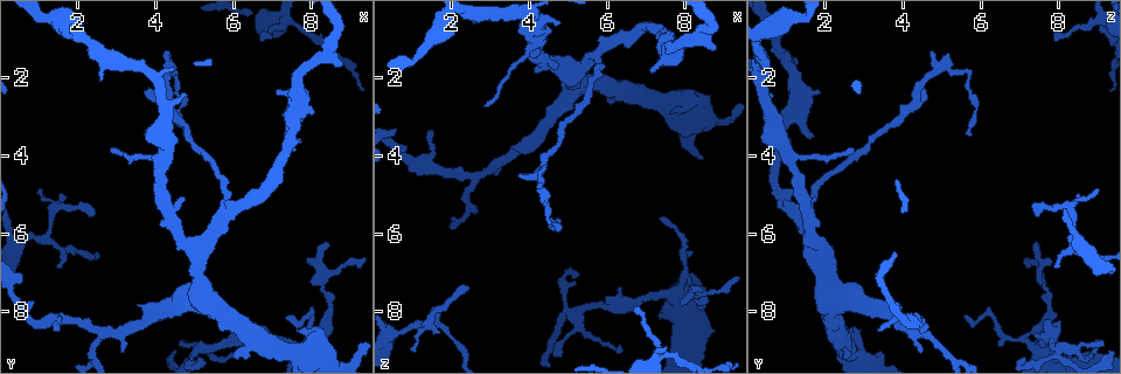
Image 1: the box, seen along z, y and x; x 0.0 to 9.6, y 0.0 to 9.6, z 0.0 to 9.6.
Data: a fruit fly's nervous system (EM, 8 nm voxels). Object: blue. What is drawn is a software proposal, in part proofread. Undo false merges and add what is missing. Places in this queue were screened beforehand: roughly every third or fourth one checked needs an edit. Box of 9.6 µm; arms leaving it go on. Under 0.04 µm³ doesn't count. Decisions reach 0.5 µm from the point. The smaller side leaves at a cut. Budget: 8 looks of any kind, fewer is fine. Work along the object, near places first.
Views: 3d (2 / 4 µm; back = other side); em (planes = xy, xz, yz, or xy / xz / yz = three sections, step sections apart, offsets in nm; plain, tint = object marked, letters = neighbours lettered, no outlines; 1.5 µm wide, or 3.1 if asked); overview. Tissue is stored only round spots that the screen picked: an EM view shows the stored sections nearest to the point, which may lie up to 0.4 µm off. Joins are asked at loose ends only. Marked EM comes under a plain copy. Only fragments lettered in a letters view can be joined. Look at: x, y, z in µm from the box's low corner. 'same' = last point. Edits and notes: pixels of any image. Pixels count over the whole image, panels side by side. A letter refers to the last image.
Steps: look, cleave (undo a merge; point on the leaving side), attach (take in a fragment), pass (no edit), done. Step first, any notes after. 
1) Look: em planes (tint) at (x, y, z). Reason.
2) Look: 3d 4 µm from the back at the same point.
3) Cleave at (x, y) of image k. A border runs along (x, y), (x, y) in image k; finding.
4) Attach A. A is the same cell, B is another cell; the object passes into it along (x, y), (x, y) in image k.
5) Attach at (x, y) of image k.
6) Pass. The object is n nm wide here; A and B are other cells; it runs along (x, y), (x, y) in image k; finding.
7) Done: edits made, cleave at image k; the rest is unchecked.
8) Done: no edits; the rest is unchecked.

Look: em planes (letters) at (6.10, 9.10, 2.60). Stops while still wide.

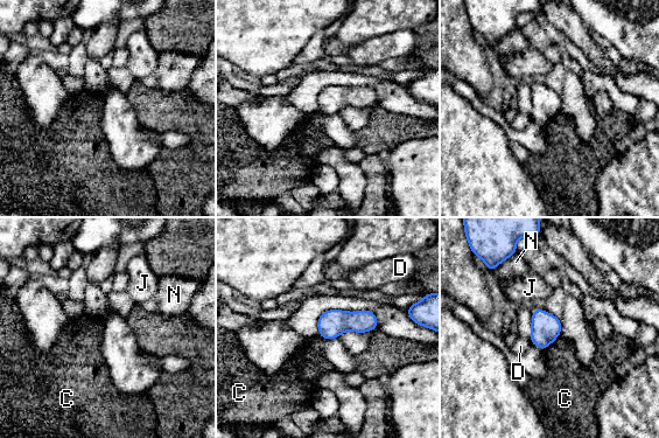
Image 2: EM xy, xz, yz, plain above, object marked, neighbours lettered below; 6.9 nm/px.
Pass. C, D, J and N are other cells; a border runs along (559, 336), (545, 349) in image 2; none of them fits.

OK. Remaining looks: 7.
Look: em planes (letters) at (3.70, 2.40, 4.45). Free end.

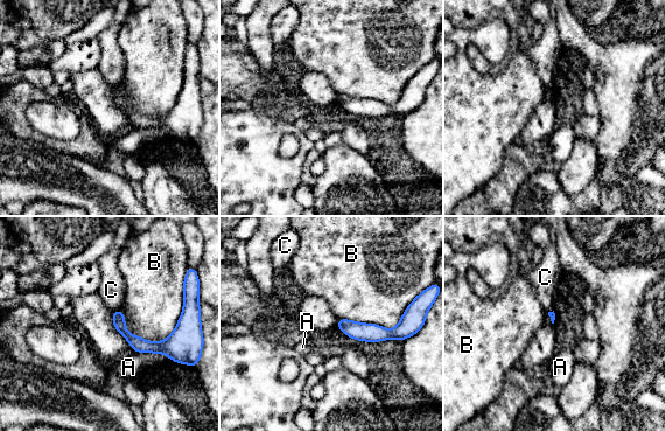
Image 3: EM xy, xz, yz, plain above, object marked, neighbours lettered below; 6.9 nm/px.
Pass. A, B and C are other cells; it runs along (114, 314), (139, 345), (169, 353) in image 3; no lettered fragment goes on from it.

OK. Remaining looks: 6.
Look: 3d 4 µm from the back at (7.15, 2.40, 1.85). Thick end.

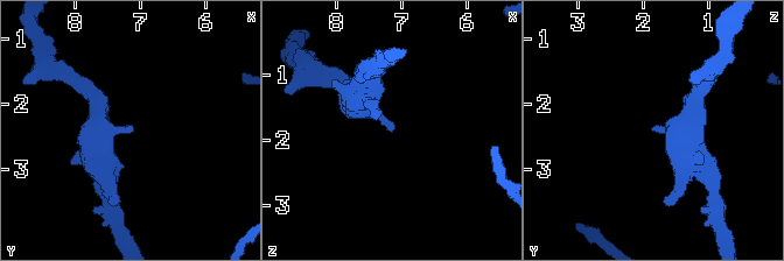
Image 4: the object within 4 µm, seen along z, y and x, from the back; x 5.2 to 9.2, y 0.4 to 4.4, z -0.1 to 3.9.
Look: em xy step 8 (tint) at (7.10, 2.40, 1.85).

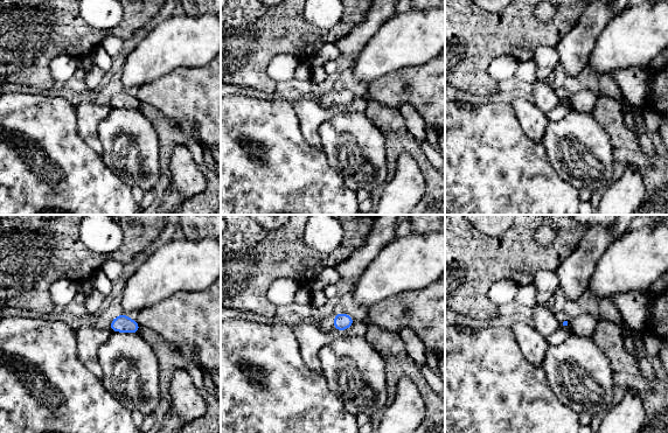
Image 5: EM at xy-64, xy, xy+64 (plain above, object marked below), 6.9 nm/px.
Look: em planes (letters) at the same point.

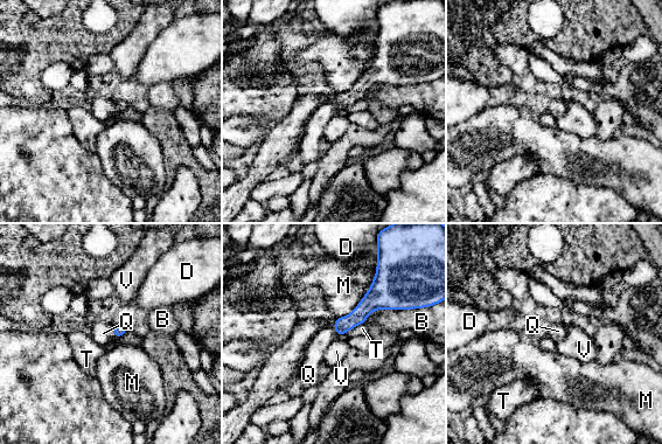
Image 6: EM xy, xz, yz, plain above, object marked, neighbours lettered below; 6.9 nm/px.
Attach Q. Q is the same cell, B, D, M, T and V are other cells; the object passes into it along (118, 331), (113, 332), (103, 333) in image 6; it goes on there.

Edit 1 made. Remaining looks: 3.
Look: overview. Redraw.

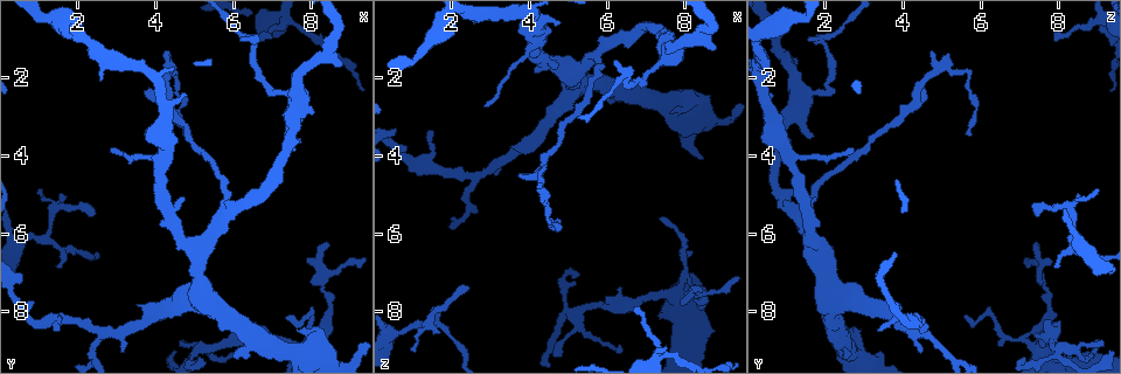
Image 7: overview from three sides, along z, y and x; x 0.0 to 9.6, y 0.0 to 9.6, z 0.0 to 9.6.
Look: em planes (letters) at (8.00, 6.70, 7.90). Thin end.

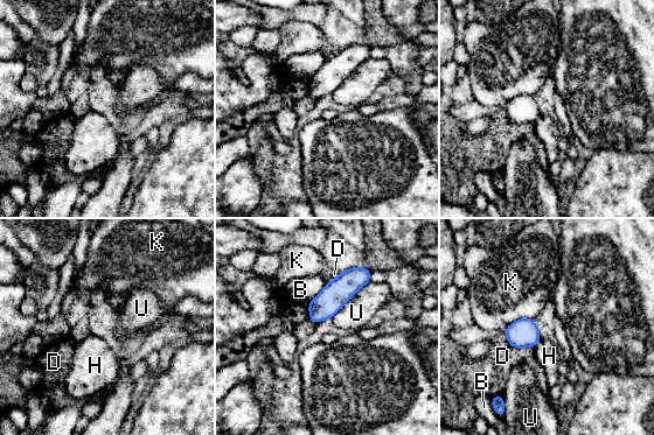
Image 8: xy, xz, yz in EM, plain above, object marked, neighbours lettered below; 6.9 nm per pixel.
Pass. B, D, H, K and U are other cells; it runs along (367, 273), (354, 278), (312, 316) in image 8; none of them fits.

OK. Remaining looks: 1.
Done: edits made, attach at image 6; the rest is unchecked.

